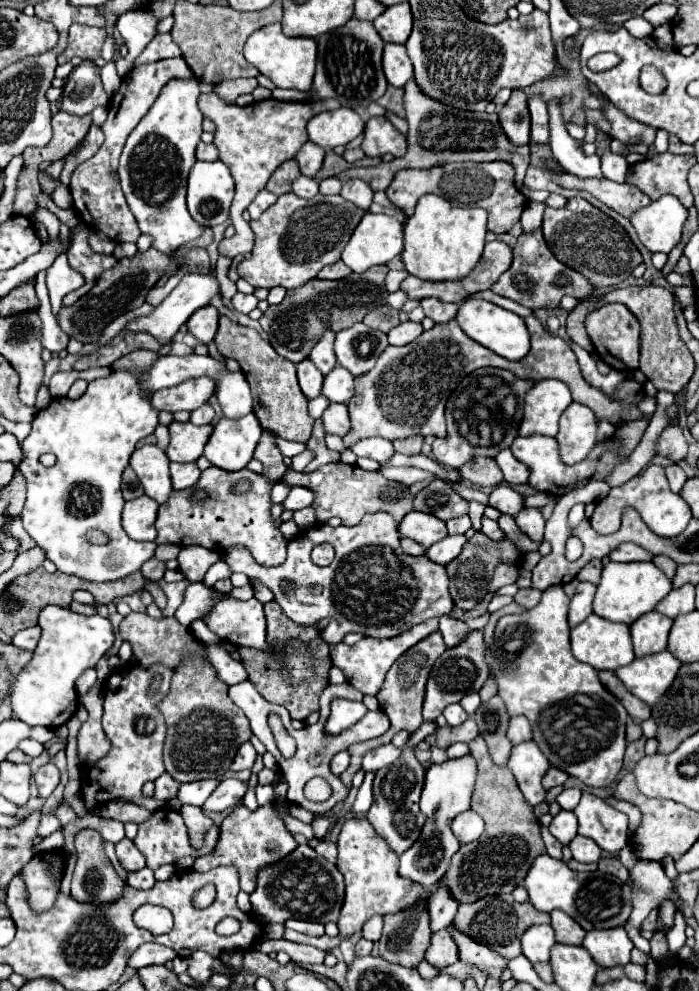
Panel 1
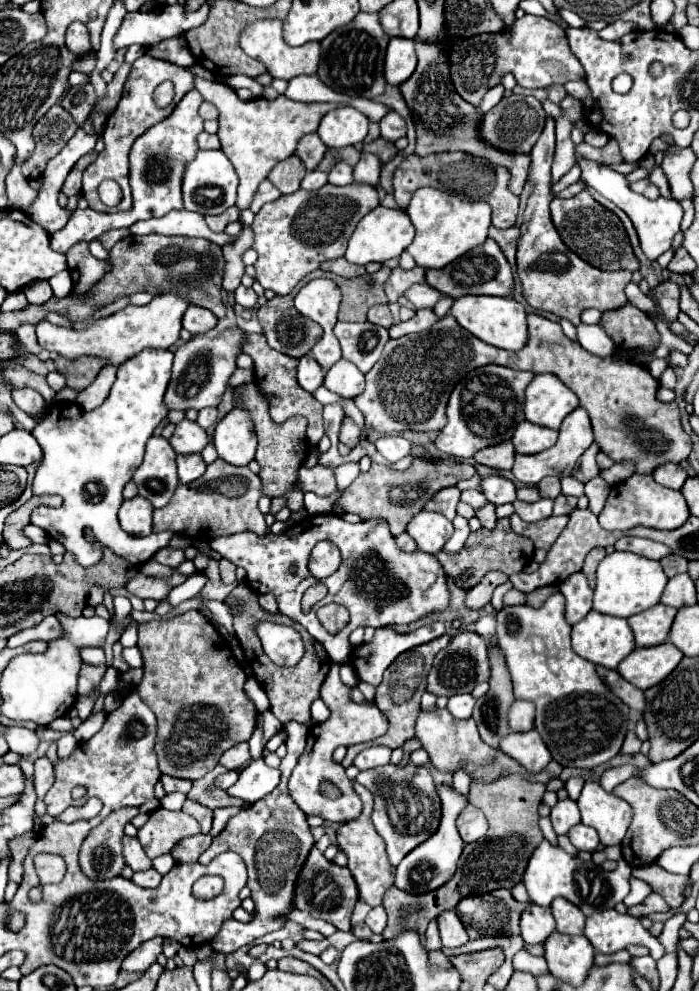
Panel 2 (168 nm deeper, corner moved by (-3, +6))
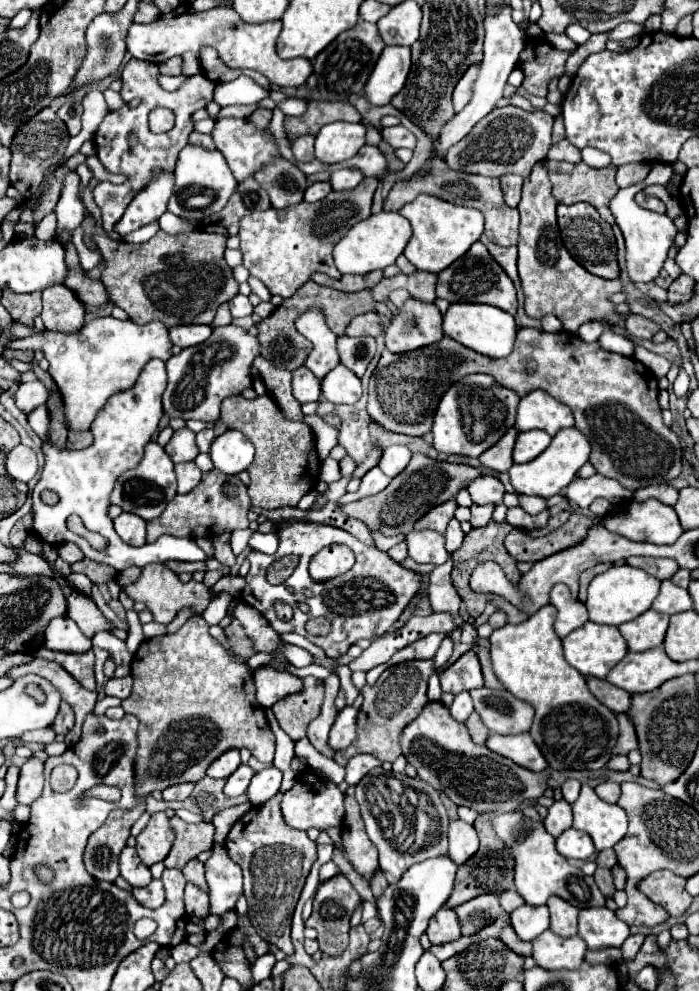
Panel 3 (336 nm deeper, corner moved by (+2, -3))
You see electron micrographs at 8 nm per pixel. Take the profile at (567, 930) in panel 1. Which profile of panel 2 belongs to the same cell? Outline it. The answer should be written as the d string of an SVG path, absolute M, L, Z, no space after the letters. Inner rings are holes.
M555 899L551 903L553 917L557 921L557 931L565 935L581 935L585 927L585 915L581 913L579 907L569 903L567 899Z

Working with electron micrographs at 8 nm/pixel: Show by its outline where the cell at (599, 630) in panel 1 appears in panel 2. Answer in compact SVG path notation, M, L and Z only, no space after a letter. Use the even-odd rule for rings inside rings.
M589 611L585 615L585 619L575 623L573 631L571 631L571 639L573 639L573 651L579 657L583 657L595 665L603 665L607 669L617 669L619 661L625 659L635 649L633 631L629 627L629 623L621 617L603 615L599 611Z

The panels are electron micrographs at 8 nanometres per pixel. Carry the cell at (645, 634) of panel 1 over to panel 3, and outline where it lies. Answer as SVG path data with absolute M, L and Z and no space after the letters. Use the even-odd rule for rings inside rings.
M650 608L638 618L622 624L620 632L630 652L644 652L664 642L666 628L668 628L668 614L658 614L656 610Z

